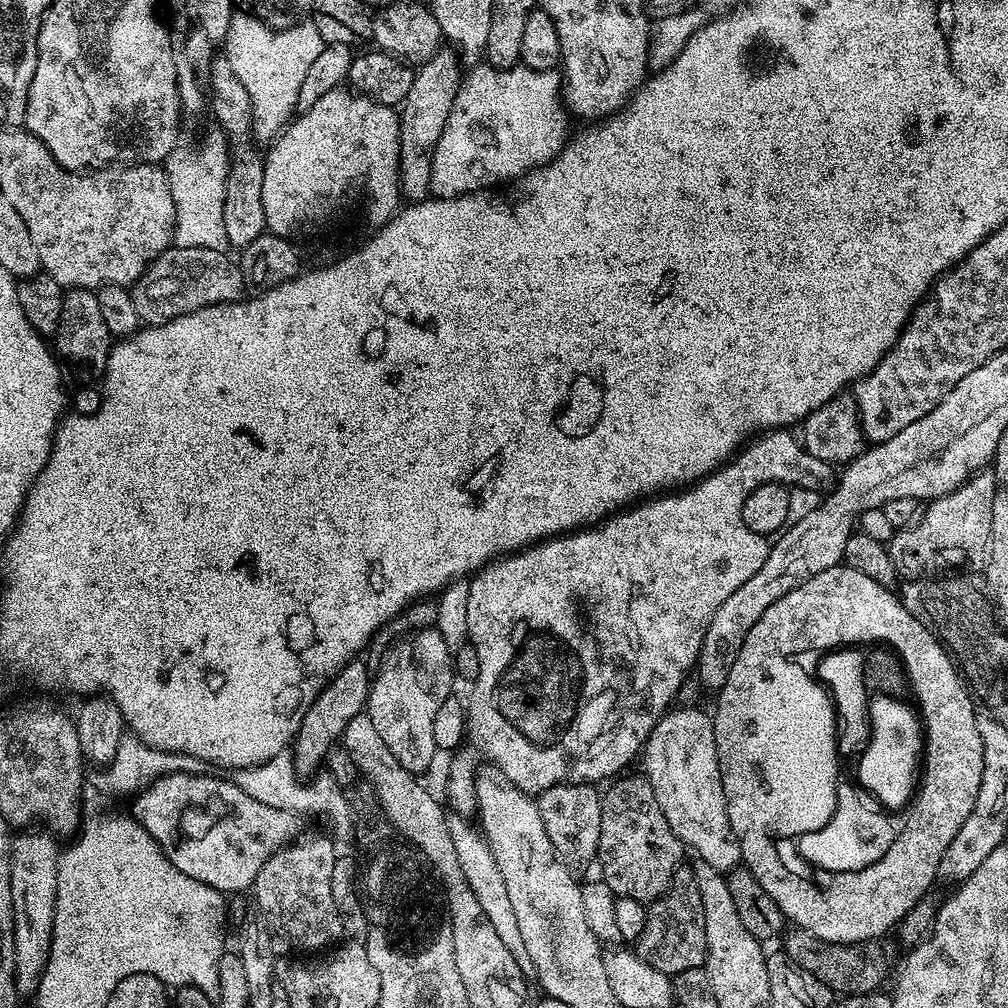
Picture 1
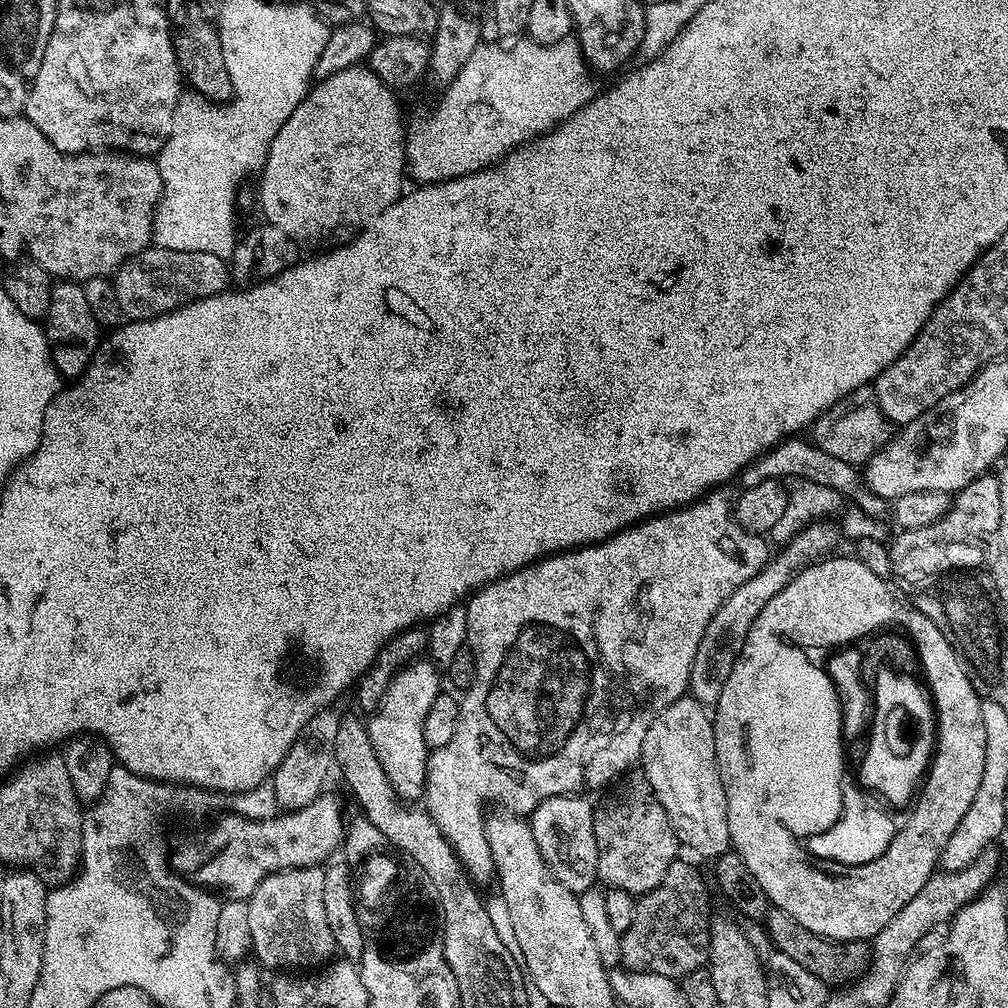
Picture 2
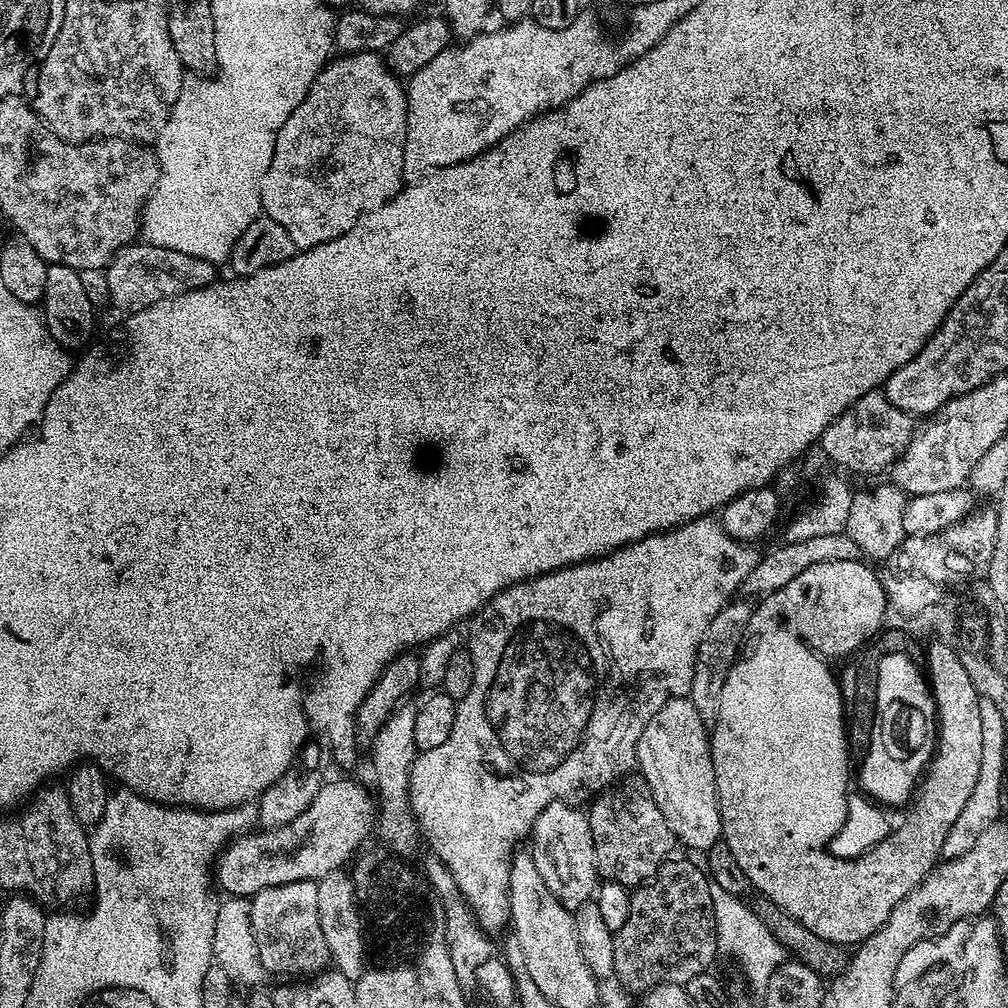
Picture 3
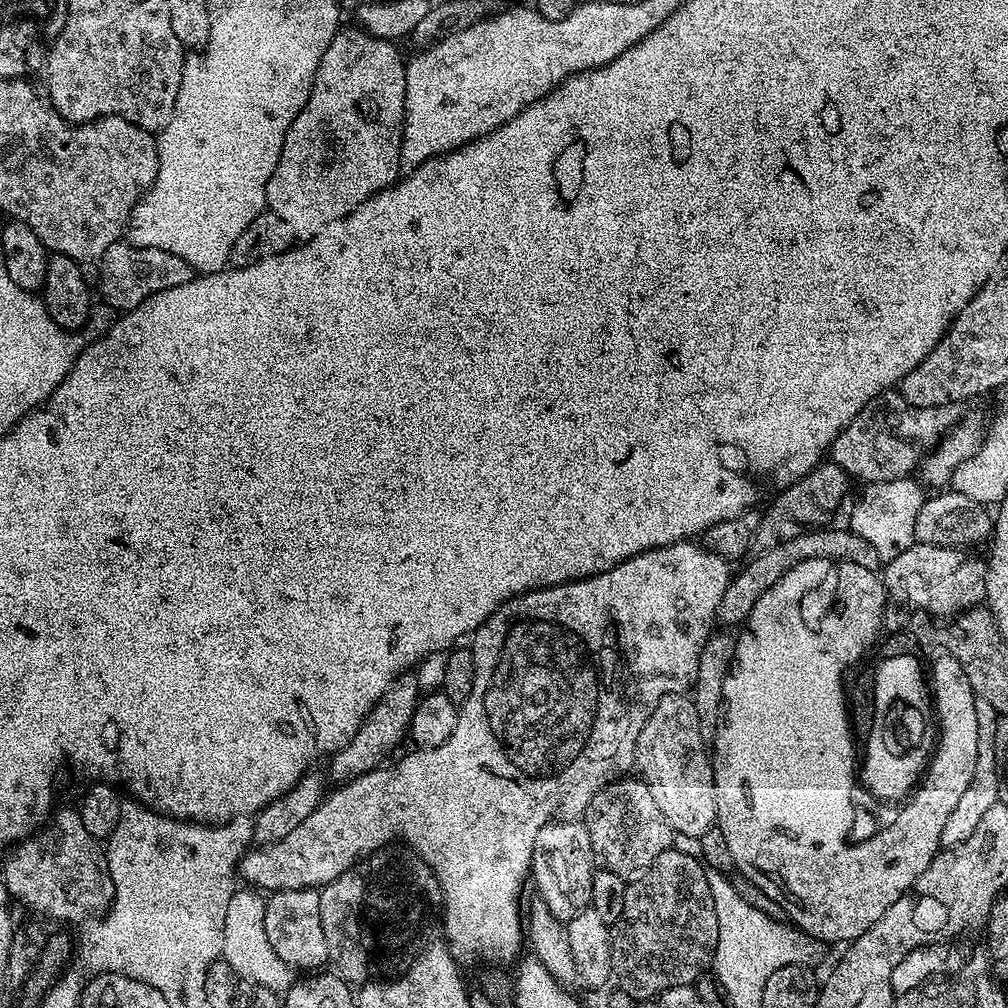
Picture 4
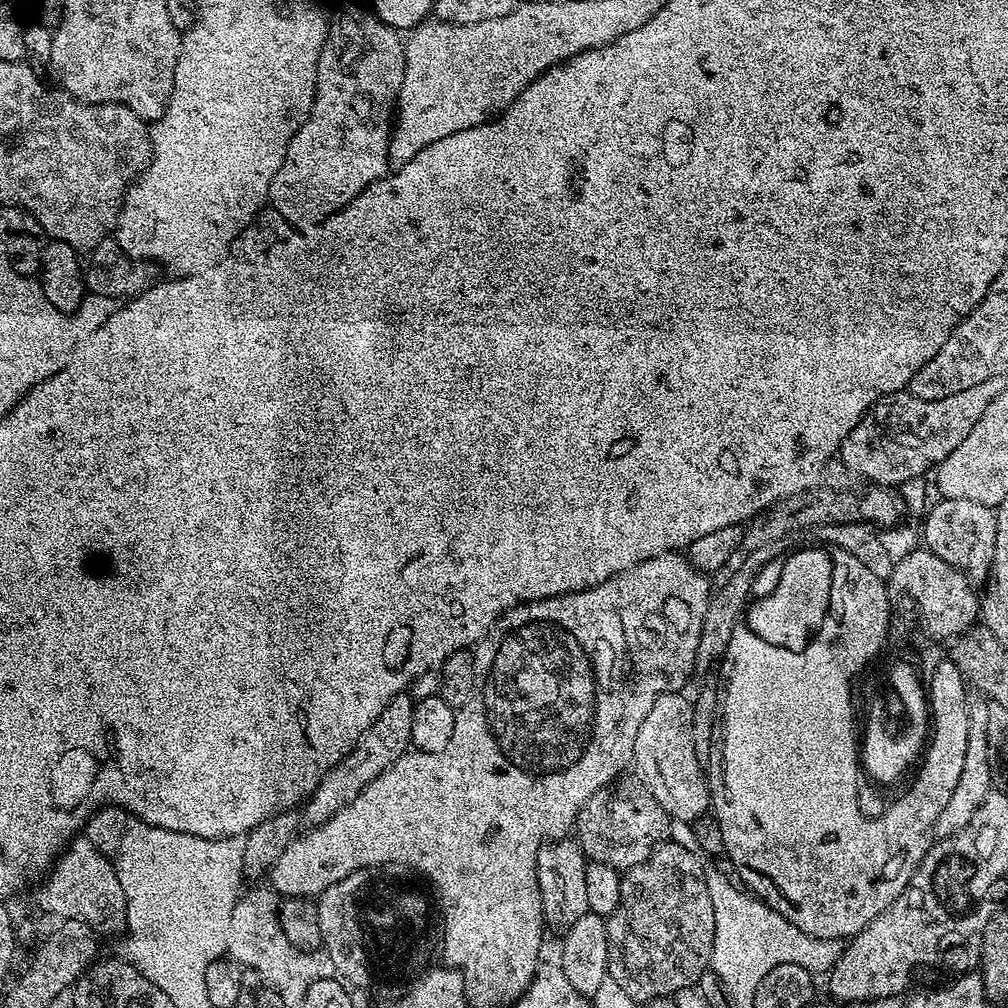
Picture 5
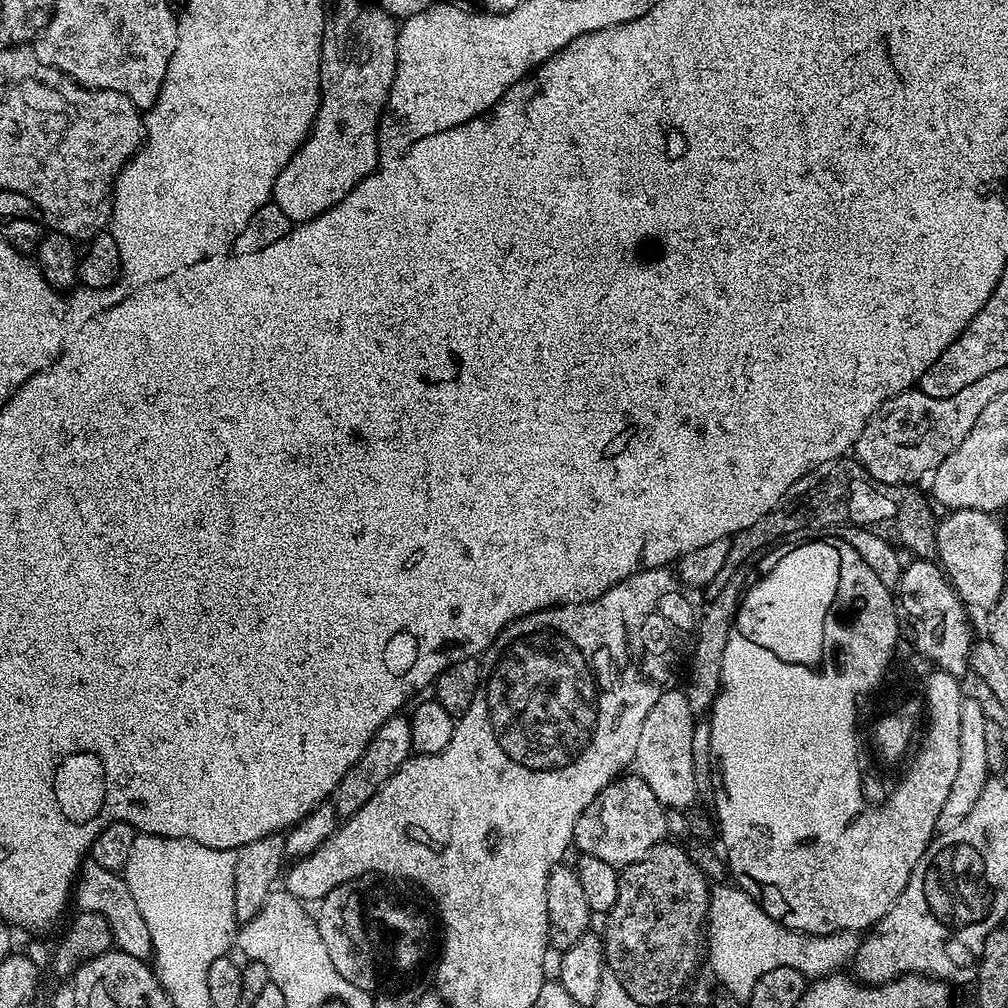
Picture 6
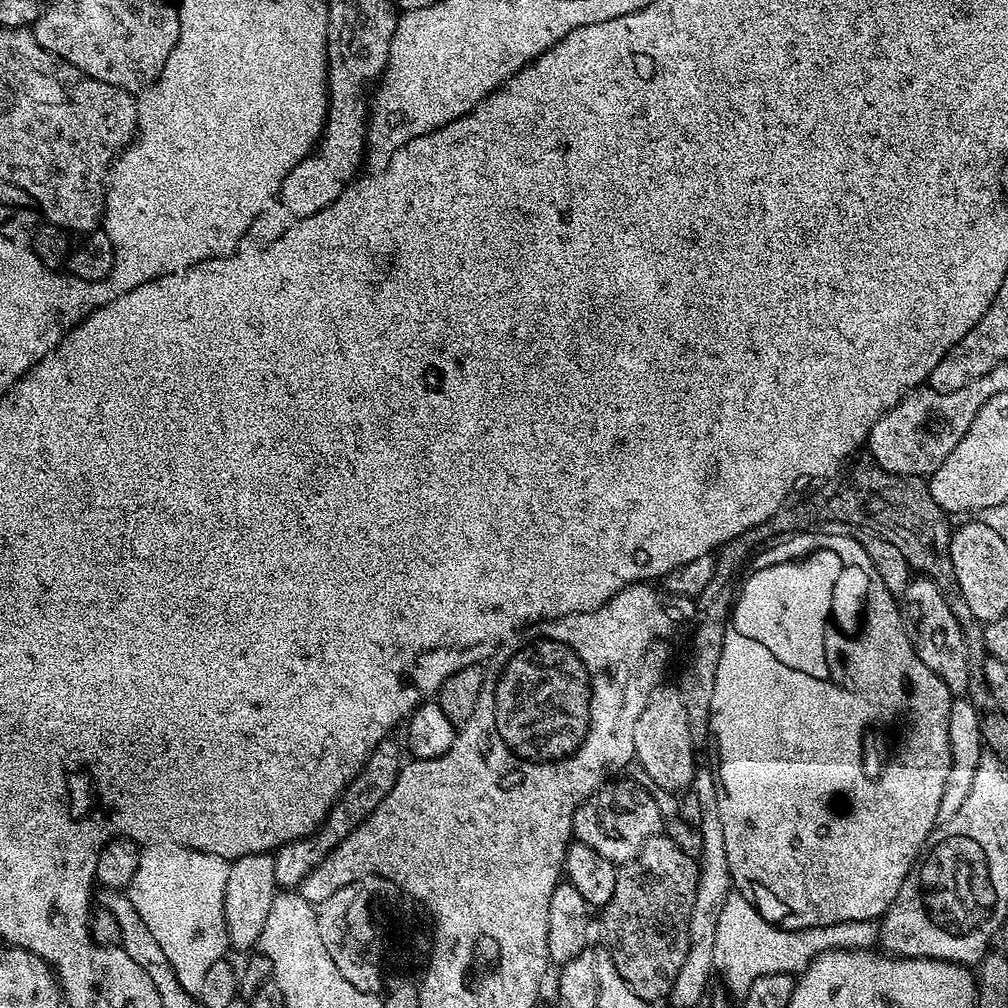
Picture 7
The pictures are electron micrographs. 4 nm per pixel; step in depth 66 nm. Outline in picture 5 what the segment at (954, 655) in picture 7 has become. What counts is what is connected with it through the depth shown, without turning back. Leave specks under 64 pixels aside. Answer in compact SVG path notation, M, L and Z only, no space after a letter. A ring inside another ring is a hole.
M927 550L914 551L902 561L893 563L889 581L896 584L900 592L916 592L912 600L920 600L920 611L914 614L915 619L924 627L925 634L936 640L955 640L966 629L971 628L980 607L981 597L972 589L973 581L959 568Z

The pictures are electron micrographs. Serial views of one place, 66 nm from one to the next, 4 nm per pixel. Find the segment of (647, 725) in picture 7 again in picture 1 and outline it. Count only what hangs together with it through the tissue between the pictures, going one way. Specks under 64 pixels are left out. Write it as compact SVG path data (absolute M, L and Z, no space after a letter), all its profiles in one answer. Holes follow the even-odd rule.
M678 708L665 712L653 726L642 747L642 772L648 777L654 798L658 798L658 806L662 806L662 814L666 814L666 822L670 822L670 830L674 830L681 845L696 852L699 863L727 873L741 863L740 844L728 817L712 716L696 708Z

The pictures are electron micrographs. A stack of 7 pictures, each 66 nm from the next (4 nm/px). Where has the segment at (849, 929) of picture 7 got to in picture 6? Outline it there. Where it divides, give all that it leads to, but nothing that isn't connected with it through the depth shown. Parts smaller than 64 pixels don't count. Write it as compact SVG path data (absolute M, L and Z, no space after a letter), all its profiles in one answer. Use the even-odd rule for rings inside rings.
M735 886L711 889L706 921L706 964L716 975L716 984L735 998L747 1002L754 982L778 966L790 966L806 978L819 978L851 965L860 949L861 937L855 932L835 932L815 936L782 926Z

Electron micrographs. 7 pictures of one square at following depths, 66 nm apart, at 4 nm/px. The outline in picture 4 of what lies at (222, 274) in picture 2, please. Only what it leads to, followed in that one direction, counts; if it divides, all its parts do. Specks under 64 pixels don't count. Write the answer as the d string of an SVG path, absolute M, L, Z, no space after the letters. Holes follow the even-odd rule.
M117 242L106 246L106 250L98 261L100 267L100 292L104 295L103 303L113 310L119 310L121 313L136 308L146 298L158 294L167 286L182 286L182 282L190 282L194 275L194 270L185 260L177 256L168 256L166 260L165 253L158 251L157 248L139 248L127 242ZM164 260L168 262L168 278L164 280Z

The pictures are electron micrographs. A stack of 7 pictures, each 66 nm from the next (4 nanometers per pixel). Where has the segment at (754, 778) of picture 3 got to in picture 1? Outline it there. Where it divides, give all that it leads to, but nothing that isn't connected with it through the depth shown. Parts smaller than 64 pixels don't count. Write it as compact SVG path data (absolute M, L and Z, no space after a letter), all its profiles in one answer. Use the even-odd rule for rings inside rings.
M837 566L830 570L822 570L822 574L814 574L814 578L810 578L806 582L802 582L794 590L790 590L790 594L786 594L782 598L778 598L778 602L774 602L774 606L770 606L770 610L766 610L762 614L762 618L758 618L758 622L754 622L754 626L750 626L750 634L746 634L746 642L742 642L742 650L738 650L738 658L734 662L734 666L730 666L730 674L726 678L726 682L718 689L718 695L720 696L716 700L716 712L712 716L712 729L714 730L714 742L716 743L716 753L718 754L718 762L720 763L720 773L722 774L722 786L724 787L724 793L728 799L728 817L730 818L730 826L732 832L736 836L736 841L740 844L740 858L743 867L747 868L751 872L753 878L757 880L762 886L762 890L766 890L766 894L770 894L770 898L774 898L774 902L780 908L780 913L784 915L785 921L791 922L792 920L797 929L814 934L818 938L822 938L826 942L834 942L835 944L863 944L865 942L876 942L884 936L888 931L895 929L903 920L904 916L916 905L916 903L922 899L925 899L929 895L928 887L931 884L937 883L936 871L938 870L938 862L942 862L942 854L946 854L946 850L950 846L950 842L954 842L954 834L958 834L958 830L962 826L962 822L966 822L966 818L970 818L970 810L974 810L974 798L978 798L978 786L982 786L982 770L984 769L984 751L982 750L982 738L978 734L978 722L976 721L976 713L978 711L977 705L974 703L973 693L970 691L967 683L962 679L961 673L958 671L957 665L954 663L949 651L940 643L939 636L924 623L923 620L919 620L915 614L913 614L907 606L905 606L903 600L895 591L892 592L888 588L883 588L879 584L879 579L876 576L867 576L865 572L859 572L853 568L847 566ZM871 636L876 636L880 639L881 645L887 646L889 644L892 647L891 651L895 655L900 657L900 663L903 668L909 671L910 682L914 682L915 691L917 697L922 698L928 703L928 736L930 743L928 743L928 749L924 752L928 755L928 780L926 781L926 787L924 787L924 793L918 798L911 798L907 805L899 810L881 810L875 808L870 803L873 800L877 800L878 794L874 794L870 791L857 790L855 792L852 789L851 779L845 778L838 769L836 769L836 756L832 756L832 712L828 708L828 700L824 699L824 693L819 690L814 690L812 680L808 680L808 672L804 672L804 668L800 668L800 656L804 656L804 652L808 652L808 648L820 648L824 644L836 644L836 640L870 640ZM795 836L804 836L804 860L800 857L800 852L796 849L796 844L792 839ZM835 840L840 840L840 848L844 853L841 856L835 856L832 853L832 848L828 844L832 844Z

